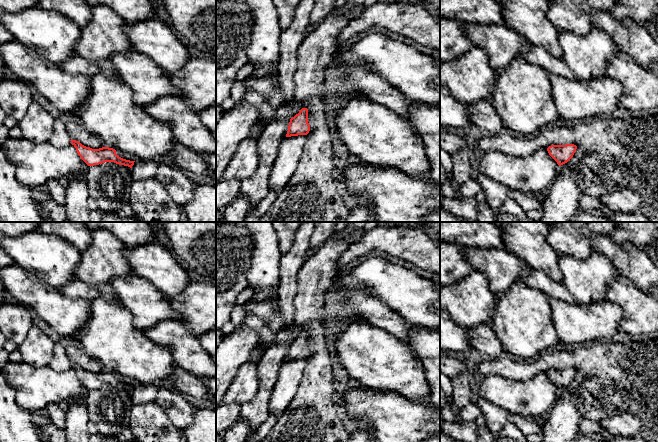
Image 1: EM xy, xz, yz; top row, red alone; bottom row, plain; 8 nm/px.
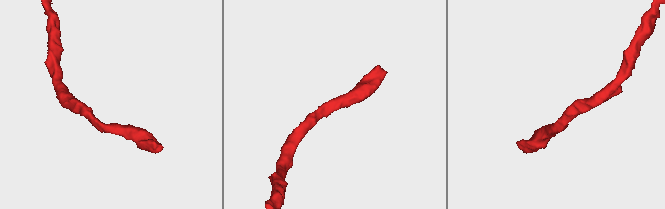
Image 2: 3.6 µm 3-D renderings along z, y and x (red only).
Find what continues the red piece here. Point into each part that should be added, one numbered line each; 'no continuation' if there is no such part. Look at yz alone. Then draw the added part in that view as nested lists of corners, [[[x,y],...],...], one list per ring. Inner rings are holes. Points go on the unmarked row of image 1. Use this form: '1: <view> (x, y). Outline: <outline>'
no continuation

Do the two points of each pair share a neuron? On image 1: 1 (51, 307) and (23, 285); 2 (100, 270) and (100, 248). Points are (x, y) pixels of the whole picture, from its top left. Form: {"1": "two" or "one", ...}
{"1": "one", "2": "one"}

